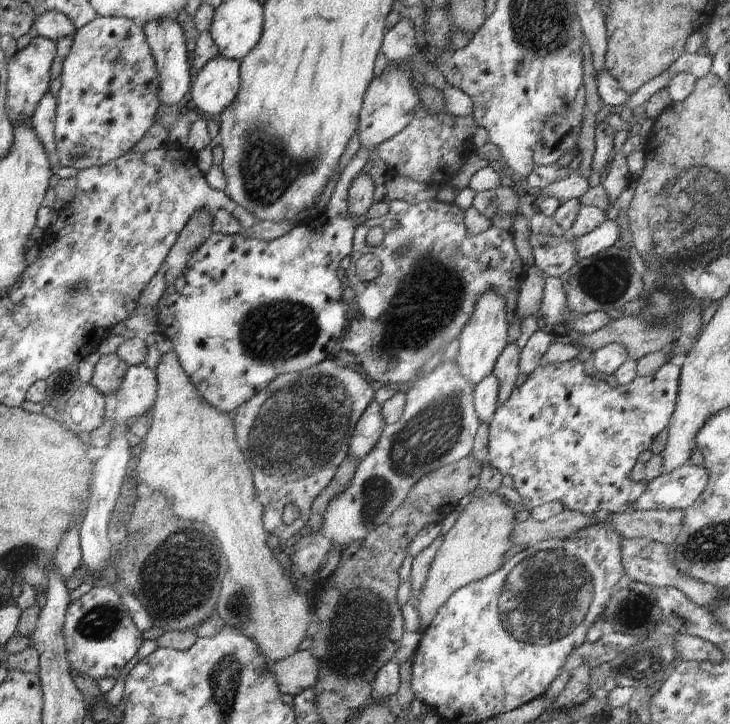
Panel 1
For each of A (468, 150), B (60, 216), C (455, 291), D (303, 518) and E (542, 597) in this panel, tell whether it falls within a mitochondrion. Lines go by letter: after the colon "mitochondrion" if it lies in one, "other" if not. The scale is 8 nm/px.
A: other
B: other
C: mitochondrion
D: other
E: mitochondrion

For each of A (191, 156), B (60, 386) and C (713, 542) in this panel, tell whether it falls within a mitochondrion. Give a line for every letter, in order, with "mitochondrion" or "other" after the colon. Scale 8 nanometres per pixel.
A: other
B: other
C: mitochondrion

